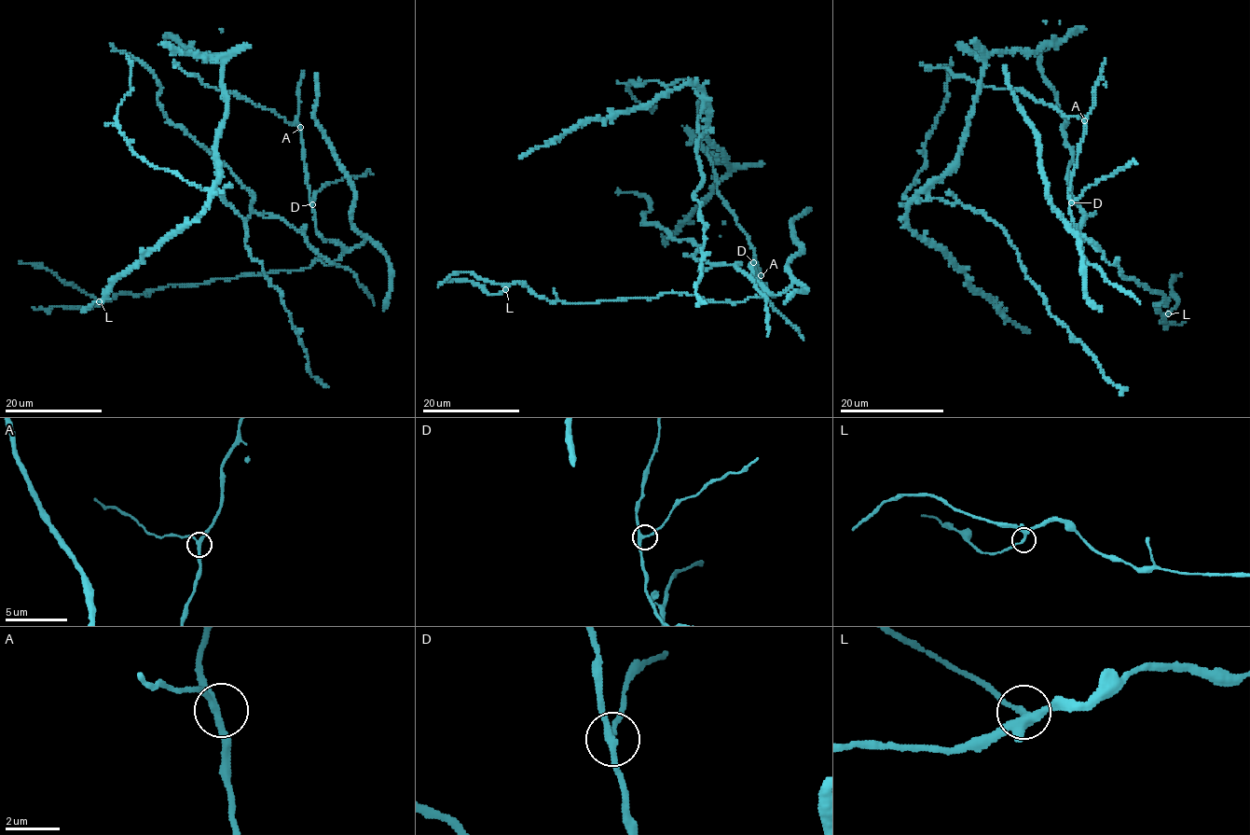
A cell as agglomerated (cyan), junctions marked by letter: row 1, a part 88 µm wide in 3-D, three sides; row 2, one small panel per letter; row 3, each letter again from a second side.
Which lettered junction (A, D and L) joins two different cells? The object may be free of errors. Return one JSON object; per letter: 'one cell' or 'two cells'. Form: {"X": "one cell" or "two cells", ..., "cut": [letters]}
{"A": "one cell", "D": "one cell", "L": "one cell", "cut": []}

